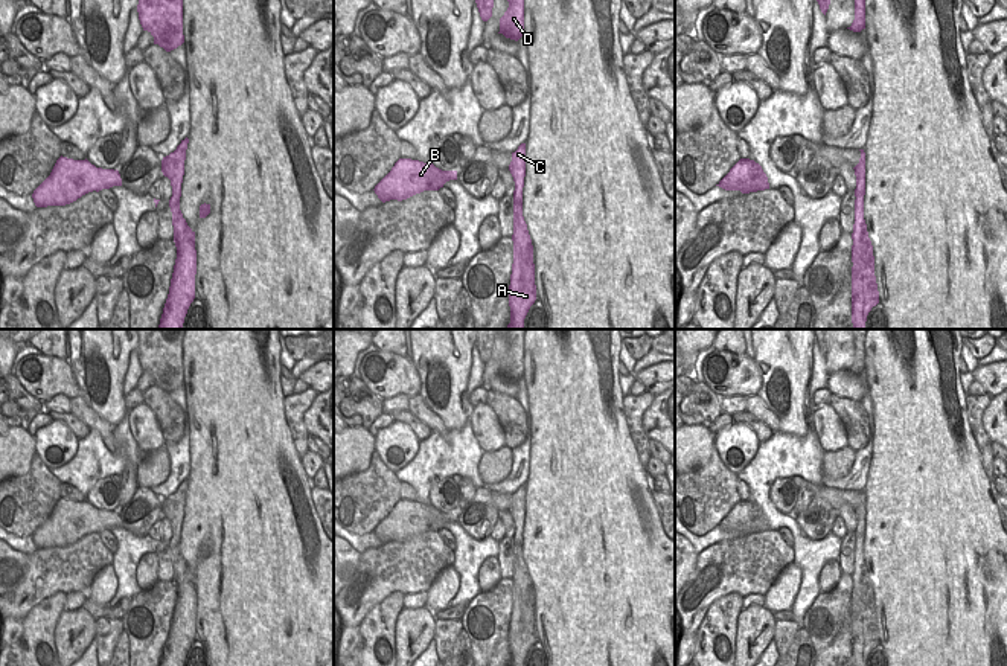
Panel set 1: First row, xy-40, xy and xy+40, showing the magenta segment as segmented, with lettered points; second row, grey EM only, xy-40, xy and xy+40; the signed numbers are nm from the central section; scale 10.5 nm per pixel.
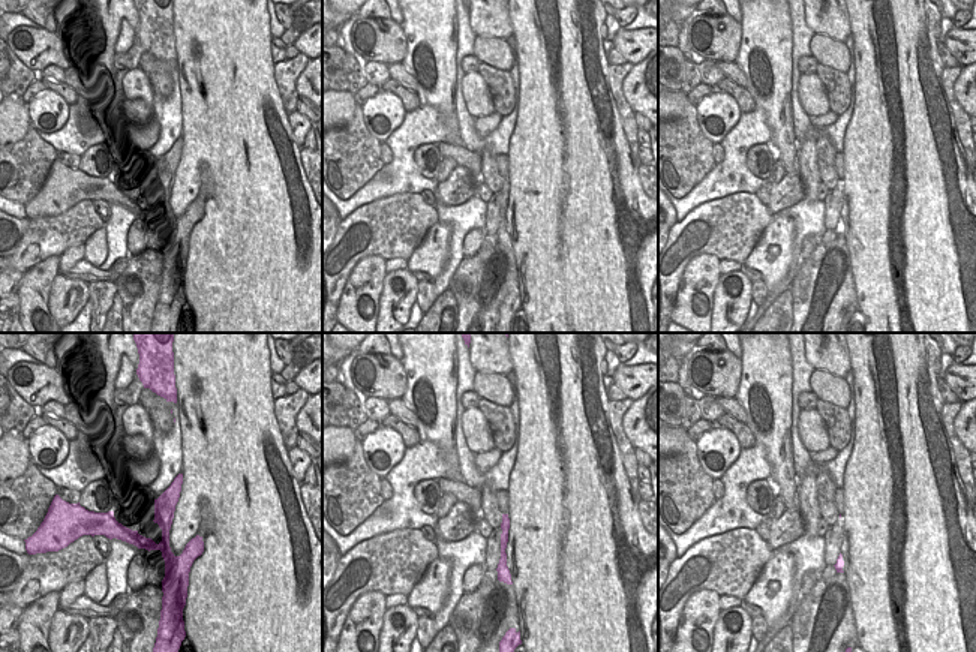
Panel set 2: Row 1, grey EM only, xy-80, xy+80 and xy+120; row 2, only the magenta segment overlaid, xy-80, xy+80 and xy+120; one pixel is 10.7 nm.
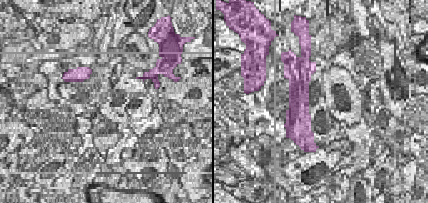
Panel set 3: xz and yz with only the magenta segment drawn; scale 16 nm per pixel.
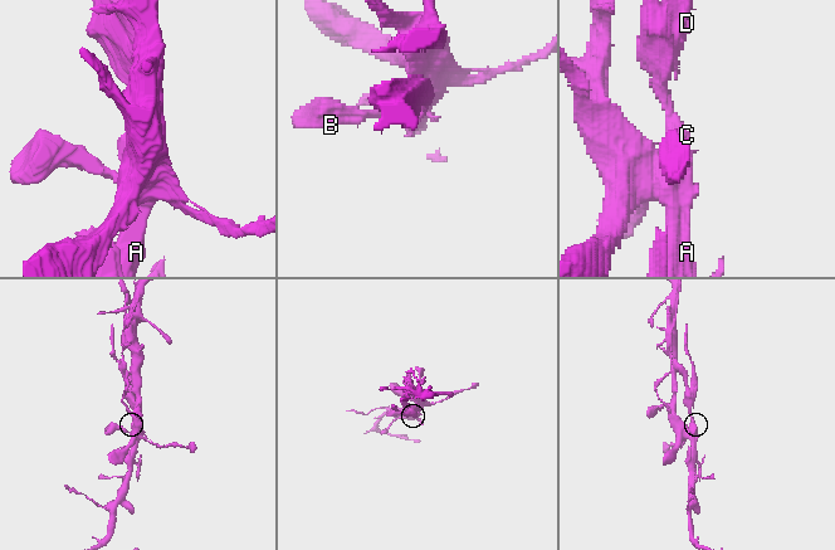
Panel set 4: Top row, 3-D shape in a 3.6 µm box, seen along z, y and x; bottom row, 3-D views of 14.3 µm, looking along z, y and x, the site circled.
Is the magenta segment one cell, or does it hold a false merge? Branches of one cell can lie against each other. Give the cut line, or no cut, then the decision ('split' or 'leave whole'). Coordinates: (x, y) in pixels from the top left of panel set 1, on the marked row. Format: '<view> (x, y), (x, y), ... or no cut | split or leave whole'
xy-40 (179, 203), (171, 209) | split

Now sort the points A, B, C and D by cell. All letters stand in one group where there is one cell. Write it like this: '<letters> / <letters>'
A B / C D

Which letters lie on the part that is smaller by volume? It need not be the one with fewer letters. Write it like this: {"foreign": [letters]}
{"foreign": ["C", "D"]}

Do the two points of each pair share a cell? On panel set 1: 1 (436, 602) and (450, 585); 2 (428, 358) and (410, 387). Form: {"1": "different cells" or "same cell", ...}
{"1": "same cell", "2": "different cells"}

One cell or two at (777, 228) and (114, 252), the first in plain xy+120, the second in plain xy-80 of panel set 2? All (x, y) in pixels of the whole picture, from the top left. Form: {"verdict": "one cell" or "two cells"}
{"verdict": "two cells"}

